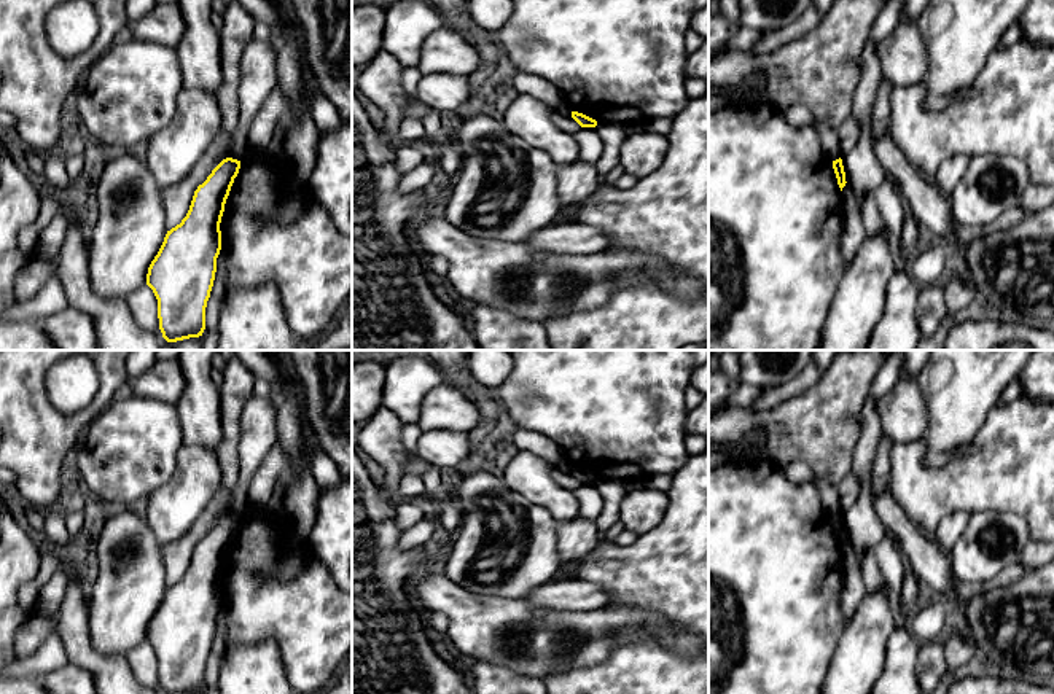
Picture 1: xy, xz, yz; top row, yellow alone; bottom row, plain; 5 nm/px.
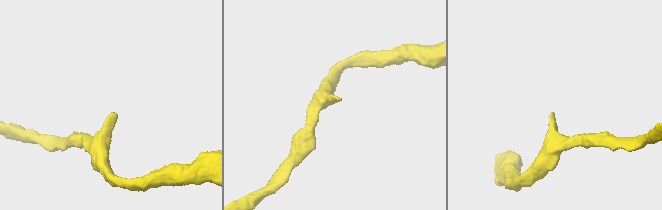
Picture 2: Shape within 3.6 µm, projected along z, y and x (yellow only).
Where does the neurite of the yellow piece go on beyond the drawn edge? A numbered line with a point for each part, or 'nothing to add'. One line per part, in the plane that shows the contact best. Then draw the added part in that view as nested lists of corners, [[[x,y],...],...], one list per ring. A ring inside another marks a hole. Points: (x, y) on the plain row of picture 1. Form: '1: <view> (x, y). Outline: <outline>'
nothing to add

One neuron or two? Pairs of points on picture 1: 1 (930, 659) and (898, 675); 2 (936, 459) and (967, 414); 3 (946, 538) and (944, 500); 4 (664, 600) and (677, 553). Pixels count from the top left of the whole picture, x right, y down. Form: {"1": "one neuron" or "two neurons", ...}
{"1": "two neurons", "2": "one neuron", "3": "two neurons", "4": "one neuron"}

